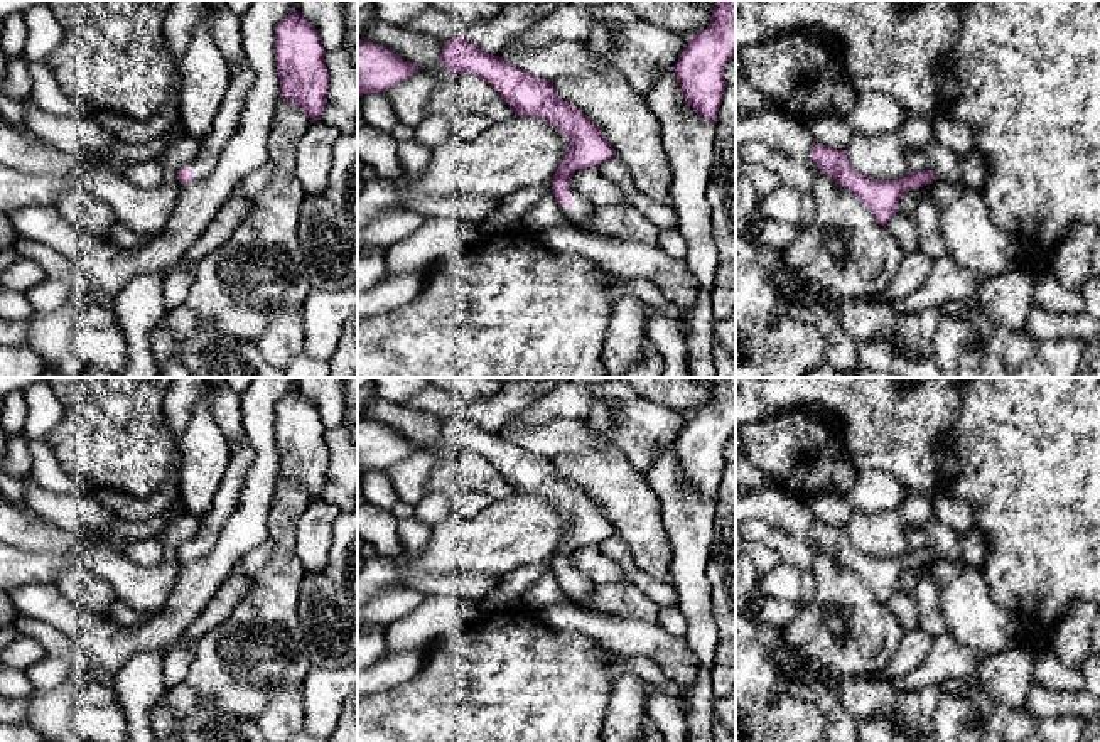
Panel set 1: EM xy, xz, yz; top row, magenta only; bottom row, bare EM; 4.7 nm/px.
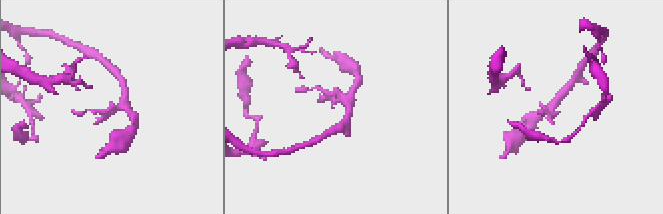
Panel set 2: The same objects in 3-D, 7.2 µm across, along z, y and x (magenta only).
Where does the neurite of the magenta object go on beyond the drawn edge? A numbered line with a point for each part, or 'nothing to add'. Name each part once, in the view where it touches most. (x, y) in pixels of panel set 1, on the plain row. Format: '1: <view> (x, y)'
1: xz (581, 591)

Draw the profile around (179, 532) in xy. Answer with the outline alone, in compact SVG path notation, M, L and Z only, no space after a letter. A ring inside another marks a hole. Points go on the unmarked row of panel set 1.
M186 513L177 516L175 521L165 526L164 531L159 535L165 543L162 562L177 563L179 546L187 543L192 536L197 535L201 523L202 523L201 518Z

